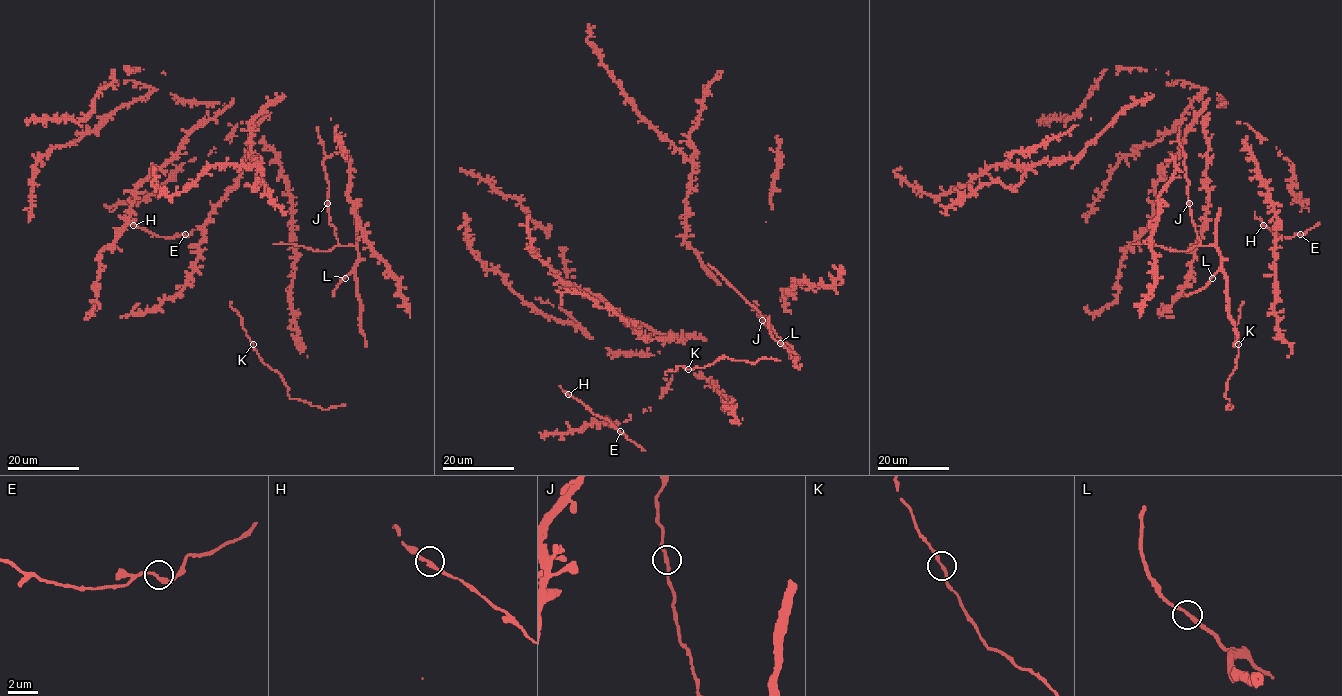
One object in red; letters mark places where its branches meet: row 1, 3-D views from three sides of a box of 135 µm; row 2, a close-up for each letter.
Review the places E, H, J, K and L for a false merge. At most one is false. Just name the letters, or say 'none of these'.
none of these

